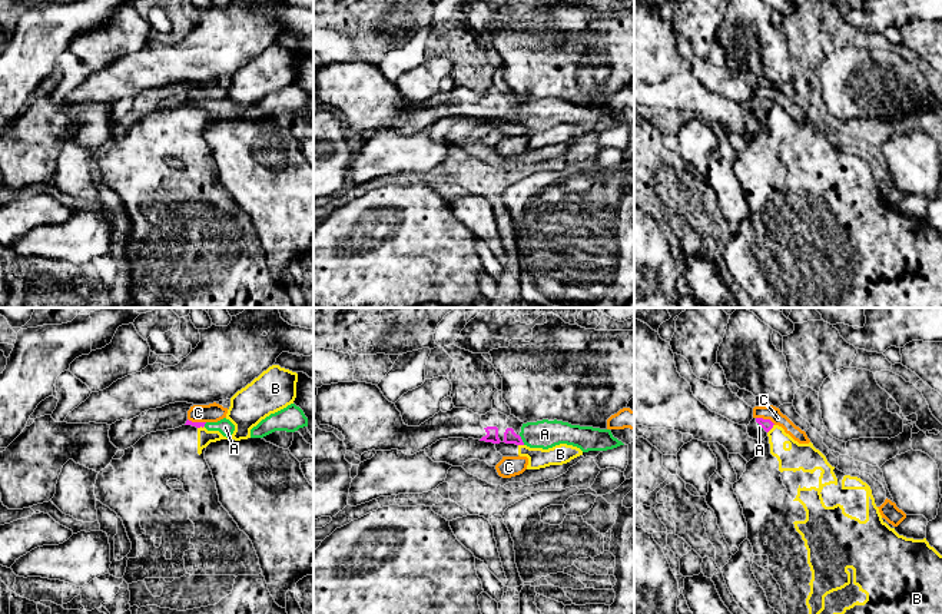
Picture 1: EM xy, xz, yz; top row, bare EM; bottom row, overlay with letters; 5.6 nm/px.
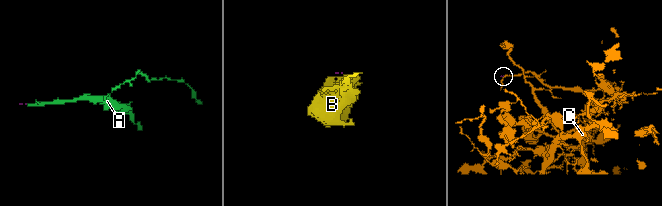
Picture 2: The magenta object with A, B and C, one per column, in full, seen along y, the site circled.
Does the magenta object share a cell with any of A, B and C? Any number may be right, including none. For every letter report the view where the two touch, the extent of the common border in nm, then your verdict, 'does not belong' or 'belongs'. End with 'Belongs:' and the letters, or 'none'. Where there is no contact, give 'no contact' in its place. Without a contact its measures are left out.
A: xz | 70 nm | belongs
B: yz | 70 nm | does not belong
C: yz | 120 nm | does not belong
Belongs: A

